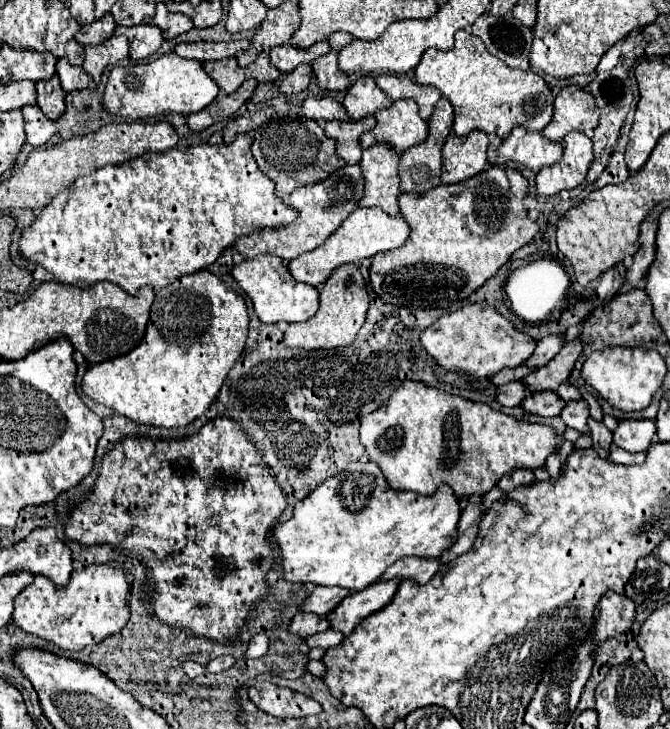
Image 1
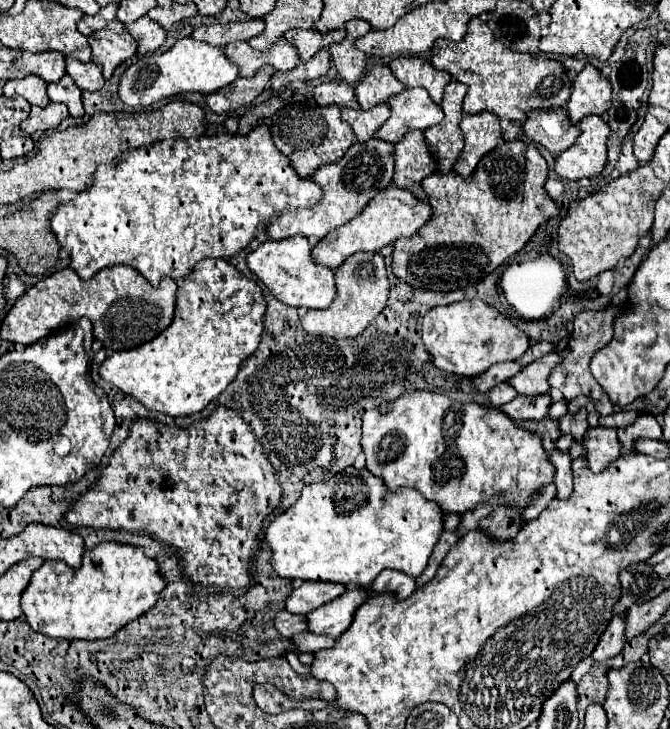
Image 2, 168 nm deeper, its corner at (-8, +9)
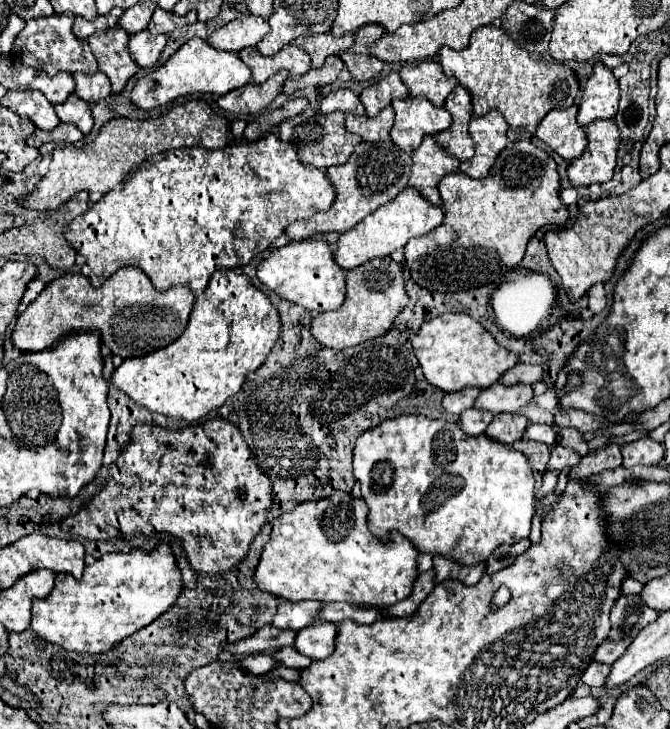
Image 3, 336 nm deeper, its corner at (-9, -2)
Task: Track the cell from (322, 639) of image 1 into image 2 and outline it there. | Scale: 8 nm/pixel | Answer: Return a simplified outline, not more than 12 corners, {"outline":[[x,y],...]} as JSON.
{"outline":[[301,632],[293,642],[301,652],[317,652],[333,648],[337,640],[317,636],[315,632]]}

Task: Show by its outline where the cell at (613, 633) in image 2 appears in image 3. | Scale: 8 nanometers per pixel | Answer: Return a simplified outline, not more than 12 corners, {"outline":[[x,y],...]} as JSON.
{"outline":[[590,663],[582,681],[590,687],[602,687],[610,665]]}

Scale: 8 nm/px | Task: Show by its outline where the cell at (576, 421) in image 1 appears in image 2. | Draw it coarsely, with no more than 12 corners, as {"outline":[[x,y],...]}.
{"outline":[[585,408],[567,412],[561,422],[561,434],[569,432],[583,440],[589,428]]}

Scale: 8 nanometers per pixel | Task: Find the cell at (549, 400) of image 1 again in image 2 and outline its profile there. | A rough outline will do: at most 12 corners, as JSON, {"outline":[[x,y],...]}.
{"outline":[[549,394],[517,396],[501,406],[513,420],[541,420],[553,404]]}

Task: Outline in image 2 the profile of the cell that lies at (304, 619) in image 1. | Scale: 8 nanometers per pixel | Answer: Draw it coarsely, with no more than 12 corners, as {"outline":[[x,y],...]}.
{"outline":[[281,610],[275,628],[291,638],[307,630],[307,616]]}

